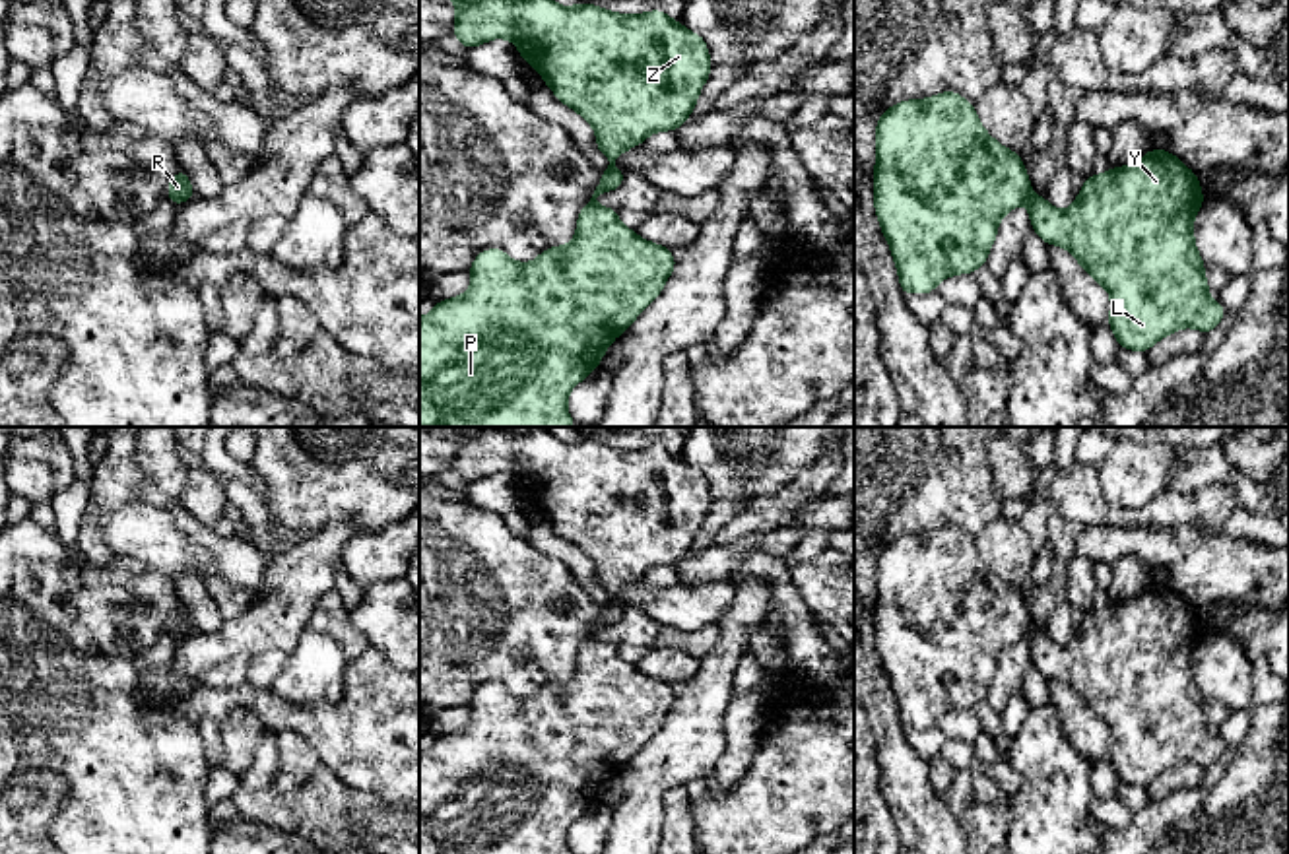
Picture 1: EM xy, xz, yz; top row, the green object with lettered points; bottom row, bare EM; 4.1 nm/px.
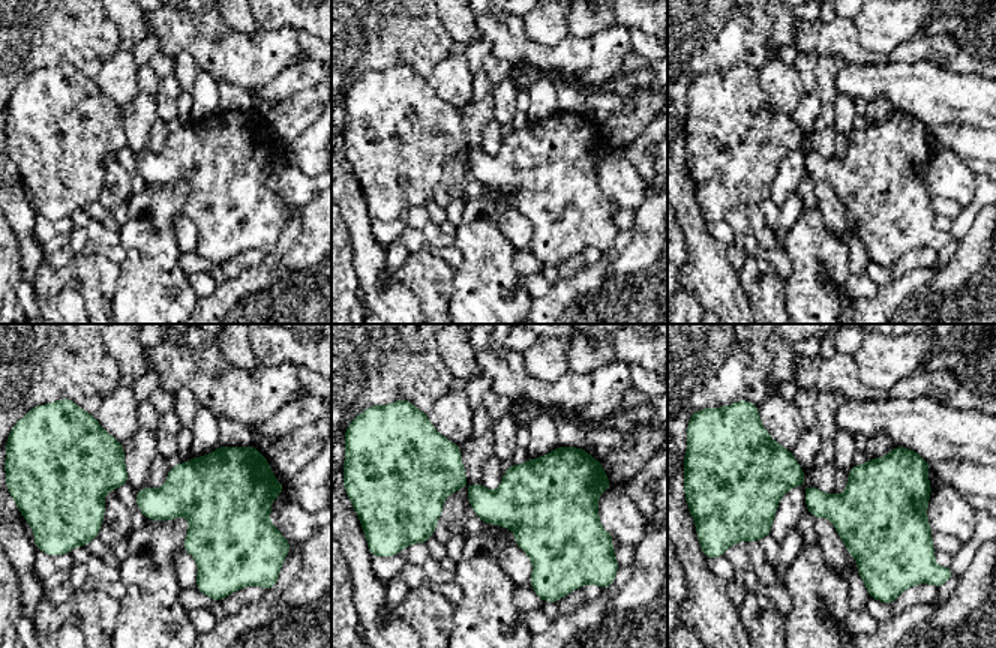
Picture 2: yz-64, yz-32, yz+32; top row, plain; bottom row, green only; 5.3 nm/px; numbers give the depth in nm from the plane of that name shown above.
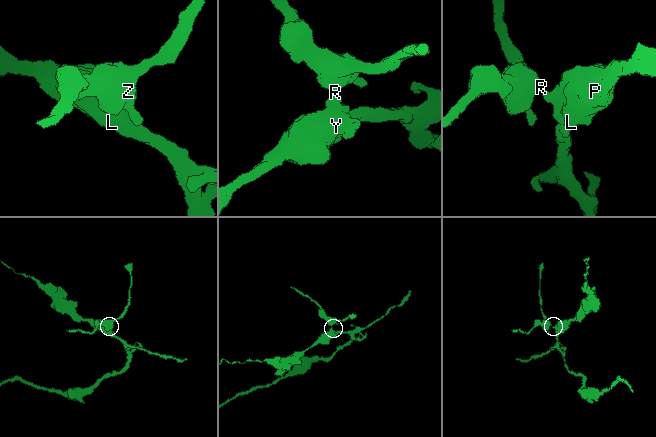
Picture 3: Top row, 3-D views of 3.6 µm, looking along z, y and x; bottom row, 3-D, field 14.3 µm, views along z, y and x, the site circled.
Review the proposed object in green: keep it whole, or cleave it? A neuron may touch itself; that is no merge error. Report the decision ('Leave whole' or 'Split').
Split

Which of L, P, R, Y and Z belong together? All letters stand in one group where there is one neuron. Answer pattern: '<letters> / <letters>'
L P Y / R Z

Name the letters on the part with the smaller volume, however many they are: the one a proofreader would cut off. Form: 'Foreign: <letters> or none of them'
Foreign: R, Z

